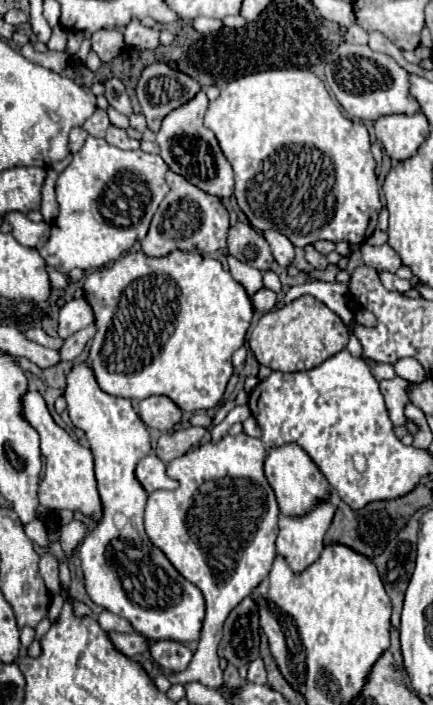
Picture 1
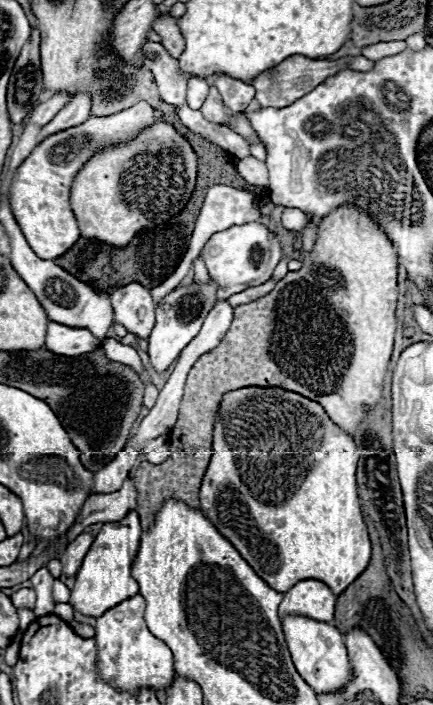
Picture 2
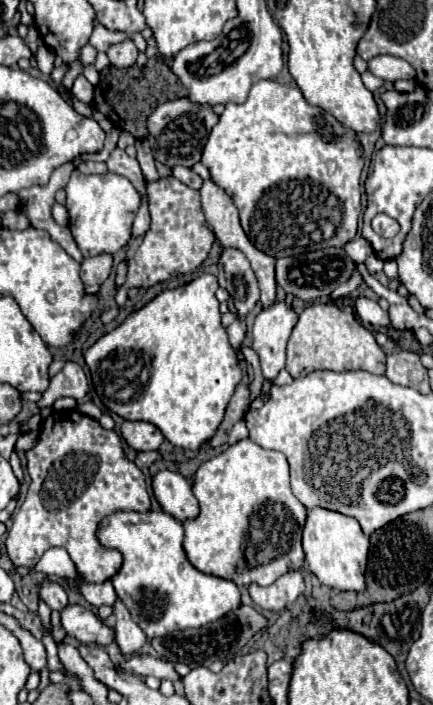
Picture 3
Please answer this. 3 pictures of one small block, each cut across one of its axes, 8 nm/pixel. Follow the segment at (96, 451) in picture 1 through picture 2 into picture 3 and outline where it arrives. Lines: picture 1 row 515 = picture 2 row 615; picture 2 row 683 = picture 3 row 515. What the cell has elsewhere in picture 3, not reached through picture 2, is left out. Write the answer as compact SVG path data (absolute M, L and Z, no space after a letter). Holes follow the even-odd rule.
M164 510L114 512L102 518L96 536L104 548L122 554L122 566L110 582L148 640L174 630L200 628L240 604L240 590L234 582L202 574L188 562L182 548L182 522Z

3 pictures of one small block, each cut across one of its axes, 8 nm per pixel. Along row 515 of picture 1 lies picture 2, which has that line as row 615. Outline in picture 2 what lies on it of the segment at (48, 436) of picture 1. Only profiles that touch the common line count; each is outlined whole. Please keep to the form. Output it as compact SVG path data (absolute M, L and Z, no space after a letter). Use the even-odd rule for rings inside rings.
M132 510L120 522L106 522L98 536L94 538L80 570L76 572L76 584L70 590L70 606L84 616L102 616L112 606L134 596L138 592L138 582L130 574L132 560L140 544L140 520L138 512Z

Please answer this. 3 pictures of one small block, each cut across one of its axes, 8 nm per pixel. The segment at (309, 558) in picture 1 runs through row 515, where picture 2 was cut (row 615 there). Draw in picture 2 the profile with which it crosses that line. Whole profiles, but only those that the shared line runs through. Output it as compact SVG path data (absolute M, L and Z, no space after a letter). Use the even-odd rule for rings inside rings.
M300 580L288 592L280 604L280 616L302 614L320 622L330 622L334 618L334 592L320 580Z

